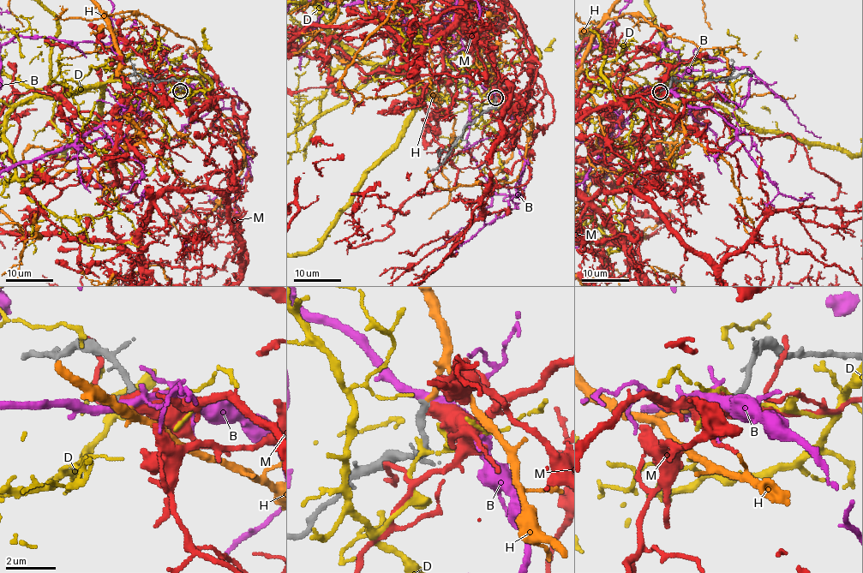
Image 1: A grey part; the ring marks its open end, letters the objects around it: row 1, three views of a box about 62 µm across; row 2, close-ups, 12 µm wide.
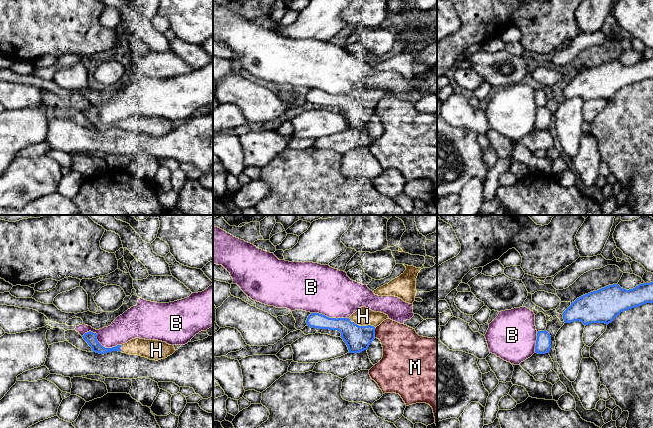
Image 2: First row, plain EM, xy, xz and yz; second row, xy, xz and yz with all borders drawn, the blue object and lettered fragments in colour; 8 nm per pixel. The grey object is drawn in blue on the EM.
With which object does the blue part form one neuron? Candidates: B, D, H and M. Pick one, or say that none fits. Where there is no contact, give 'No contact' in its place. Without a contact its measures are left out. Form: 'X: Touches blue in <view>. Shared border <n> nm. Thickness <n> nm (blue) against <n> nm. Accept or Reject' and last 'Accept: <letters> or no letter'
B: Touches blue in xy. Shared border 320 nm. Thickness 100 nm (blue) against 220 nm. Reject
D: No contact. Reject
H: Touches blue in xz. Shared border 240 nm. Thickness 200 nm (blue) against 150 nm. Accept
M: Touches blue in xz. Shared border 80 nm. Thickness 200 nm (blue) against 320 nm. Reject
Accept: H

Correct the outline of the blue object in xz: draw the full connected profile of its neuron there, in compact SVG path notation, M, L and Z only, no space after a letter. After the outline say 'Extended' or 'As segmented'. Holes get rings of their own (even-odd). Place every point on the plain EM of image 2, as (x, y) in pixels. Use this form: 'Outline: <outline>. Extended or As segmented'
Outline: M366 83L359 84L349 94L329 94L319 89L311 89L306 99L312 104L337 106L346 119L349 129L367 126L375 115L375 105L388 91L374 88Z. Extended

